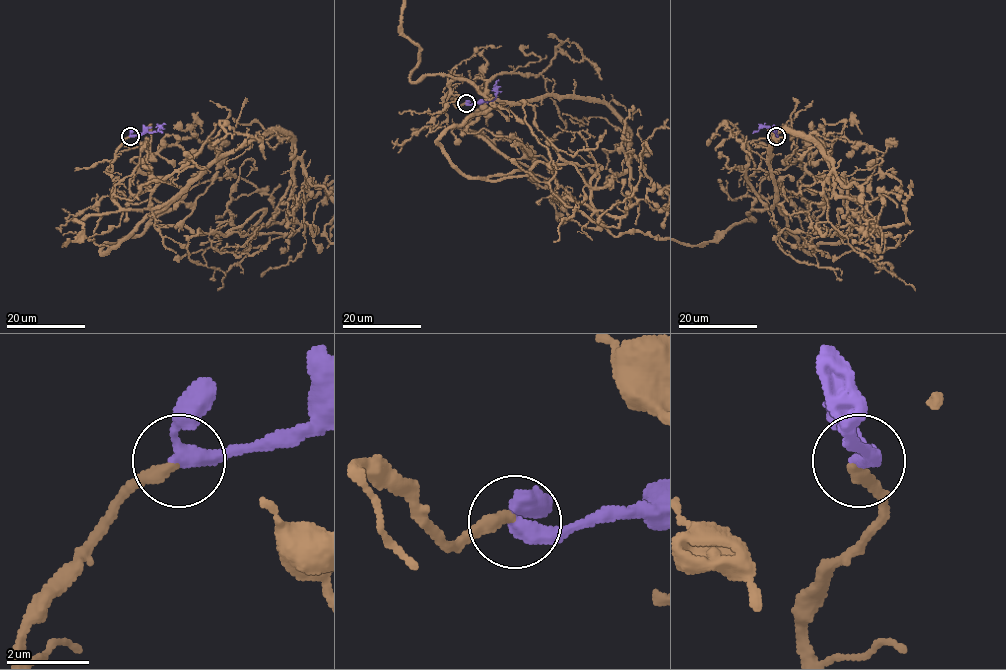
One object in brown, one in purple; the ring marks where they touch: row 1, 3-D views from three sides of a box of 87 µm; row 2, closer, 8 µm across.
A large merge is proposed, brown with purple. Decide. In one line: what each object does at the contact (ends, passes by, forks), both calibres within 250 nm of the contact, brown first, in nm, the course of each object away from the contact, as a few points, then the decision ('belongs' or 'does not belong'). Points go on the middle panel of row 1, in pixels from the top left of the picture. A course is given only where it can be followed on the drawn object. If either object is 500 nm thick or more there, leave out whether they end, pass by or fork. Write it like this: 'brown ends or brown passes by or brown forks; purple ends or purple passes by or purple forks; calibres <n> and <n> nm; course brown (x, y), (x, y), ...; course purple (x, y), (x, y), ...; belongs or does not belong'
brown ends; purple passes by; calibres 320 and 320 nm; course brown (466, 103), (442, 98), (455, 78), (427, 74), (412, 81), (418, 47), (403, 32); course purple (466, 103), (491, 101), (496, 96), (494, 85), (498, 79); belongs

